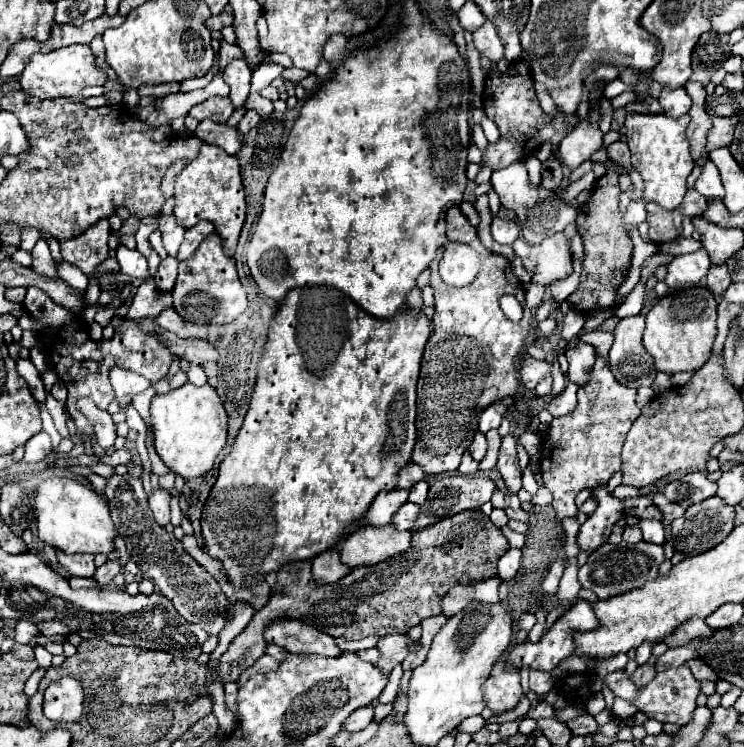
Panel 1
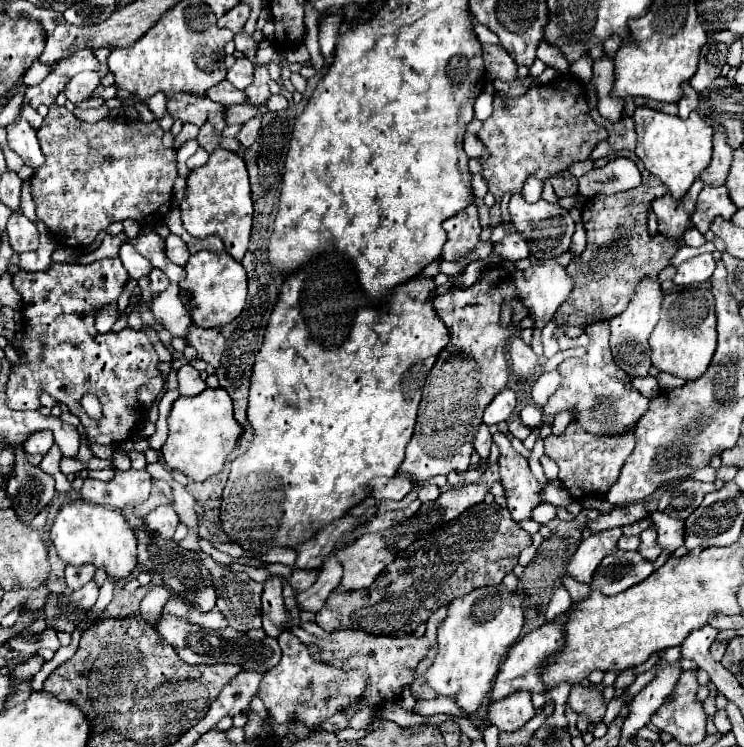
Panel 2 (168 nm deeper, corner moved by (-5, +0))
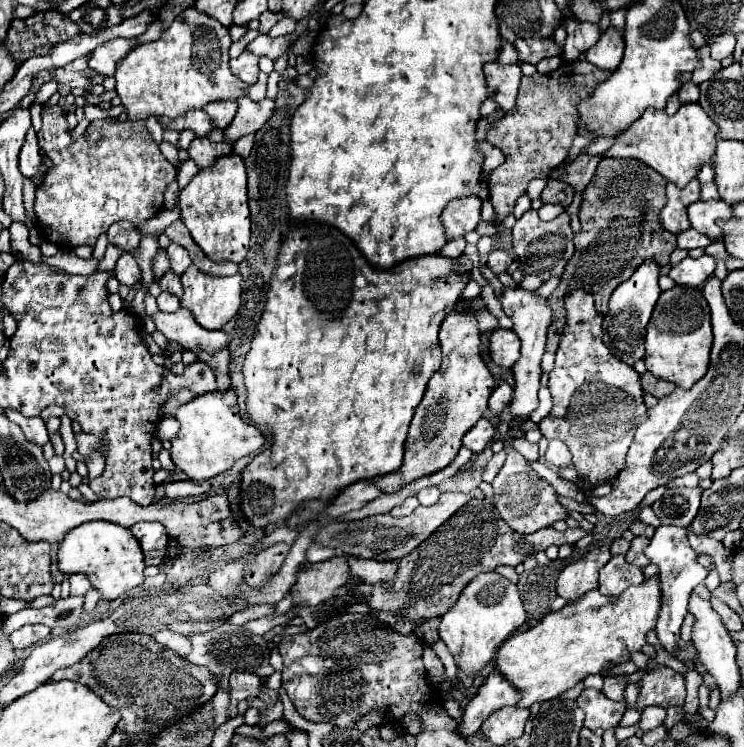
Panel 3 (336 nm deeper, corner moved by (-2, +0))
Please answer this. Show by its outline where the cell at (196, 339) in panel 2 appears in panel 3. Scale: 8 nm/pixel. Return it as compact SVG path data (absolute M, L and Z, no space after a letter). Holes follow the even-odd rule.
M221 349L221 351L217 351L215 355L203 351L199 359L205 359L205 361L209 363L209 367L211 367L213 373L215 373L215 379L217 379L219 389L227 389L227 387L231 385L231 381L229 381L229 371L227 371L227 365L229 365L229 351L227 351L227 349Z

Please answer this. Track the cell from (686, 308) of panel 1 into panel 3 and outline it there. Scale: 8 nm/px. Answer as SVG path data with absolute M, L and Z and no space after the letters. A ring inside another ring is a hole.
M675 285L669 291L663 291L647 325L647 335L645 335L647 351L643 359L647 369L655 377L673 381L675 385L687 389L695 381L699 381L707 371L711 343L713 343L713 333L709 321L709 305L703 293L699 289L679 287L679 285Z

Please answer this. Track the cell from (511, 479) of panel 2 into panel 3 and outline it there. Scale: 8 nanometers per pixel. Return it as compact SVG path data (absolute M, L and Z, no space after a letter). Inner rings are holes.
M509 449L505 451L505 455L507 459L491 485L495 489L495 497L493 497L495 507L499 509L499 515L507 521L507 525L517 533L535 533L559 519L565 519L567 511L559 505L555 497L555 489L529 467L529 463L521 453Z

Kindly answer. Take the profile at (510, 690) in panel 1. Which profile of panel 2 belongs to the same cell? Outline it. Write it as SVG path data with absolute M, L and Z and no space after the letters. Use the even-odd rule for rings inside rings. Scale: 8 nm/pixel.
M512 693L488 707L488 721L500 731L518 731L536 715L528 693Z

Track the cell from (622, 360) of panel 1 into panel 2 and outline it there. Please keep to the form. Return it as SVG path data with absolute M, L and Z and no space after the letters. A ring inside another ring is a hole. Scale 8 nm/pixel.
M644 277L640 281L640 285L636 285L634 289L634 297L630 299L630 305L626 307L624 313L620 313L618 317L610 319L610 349L614 355L614 361L620 369L624 369L630 377L646 377L648 369L650 369L650 347L648 347L648 337L654 331L658 317L660 317L660 305L662 305L662 289L660 283Z

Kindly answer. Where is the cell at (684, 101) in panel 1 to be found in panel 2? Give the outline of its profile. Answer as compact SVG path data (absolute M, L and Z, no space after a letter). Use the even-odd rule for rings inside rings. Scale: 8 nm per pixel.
M684 83L682 85L682 89L684 89L684 95L682 95L682 99L678 101L678 107L680 107L680 117L682 119L686 119L688 115L690 115L690 111L694 111L696 107L698 107L698 93L690 87L690 83Z

